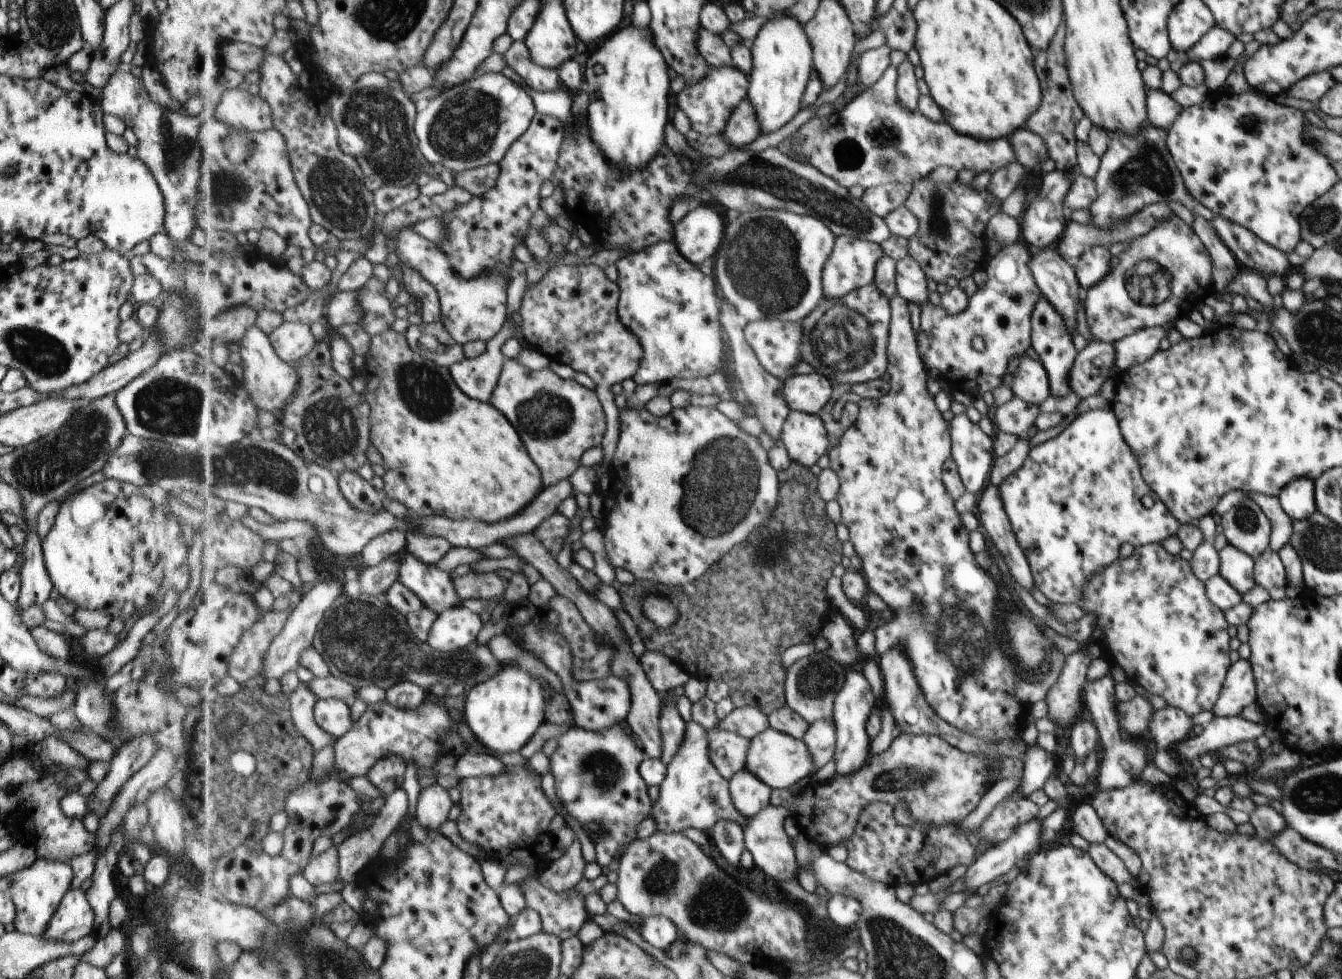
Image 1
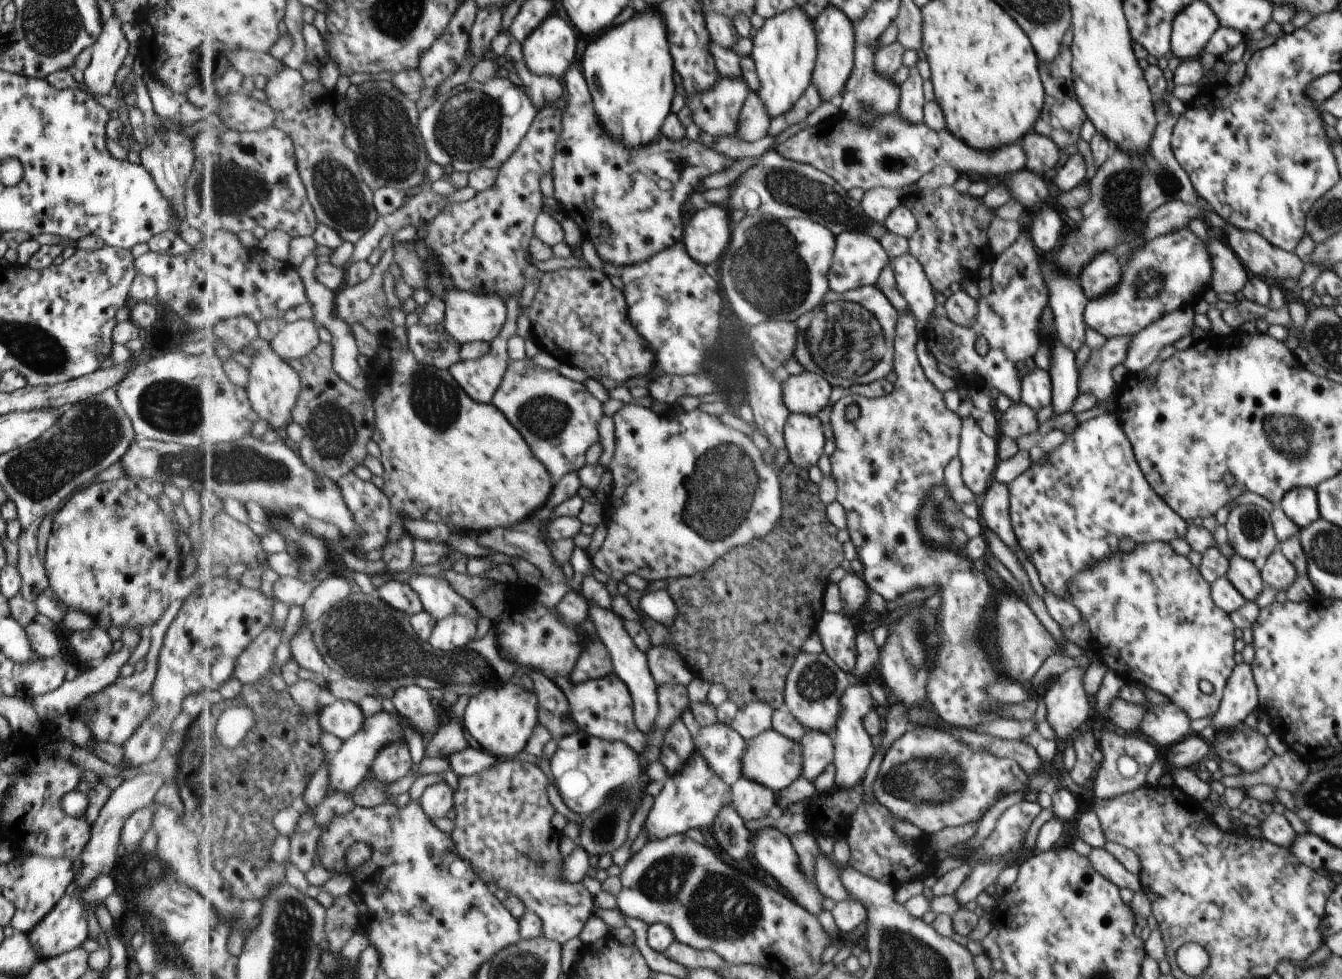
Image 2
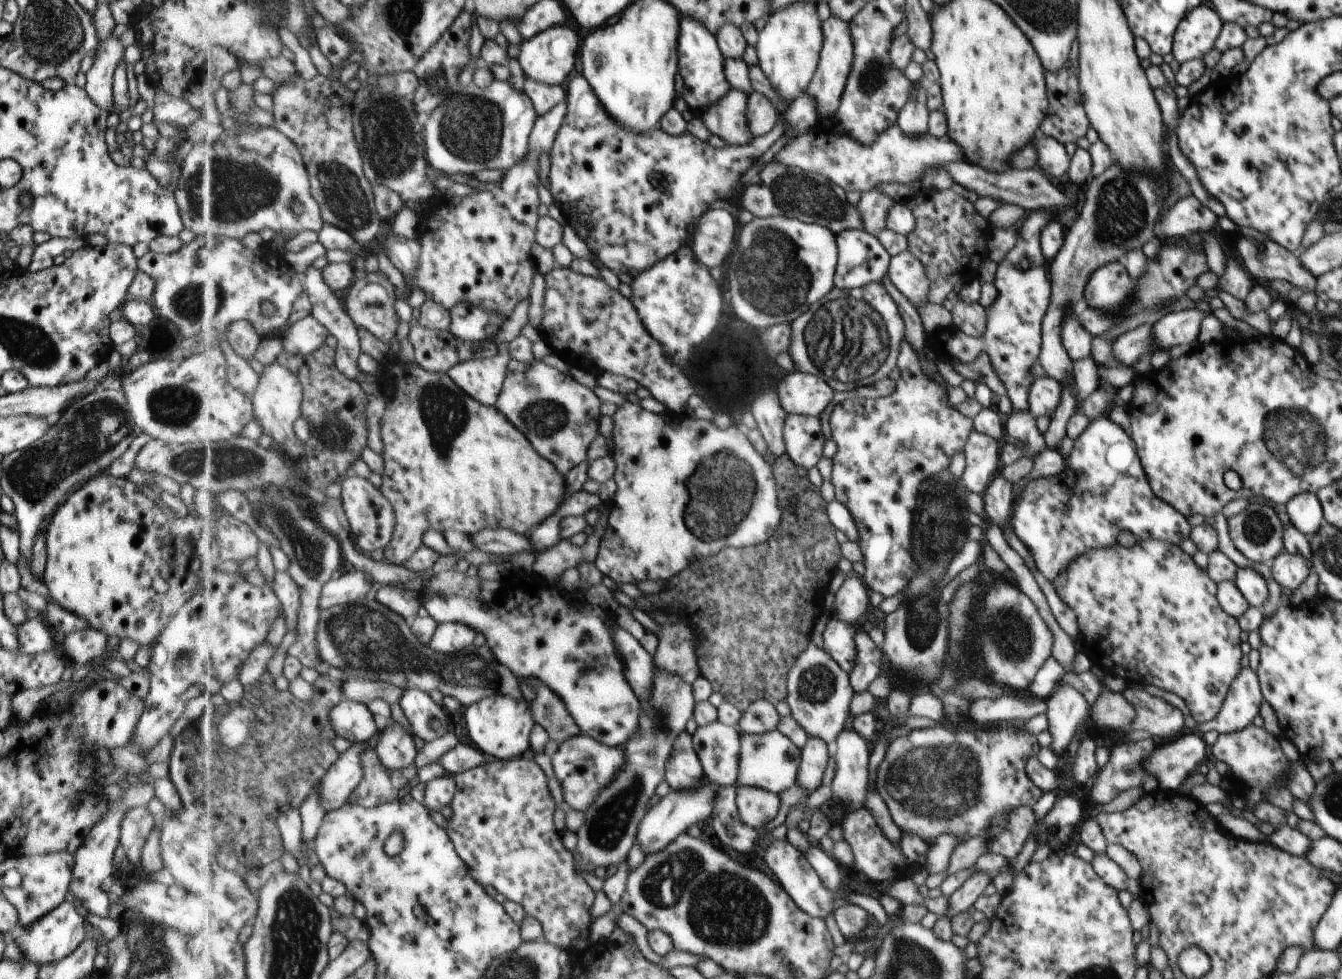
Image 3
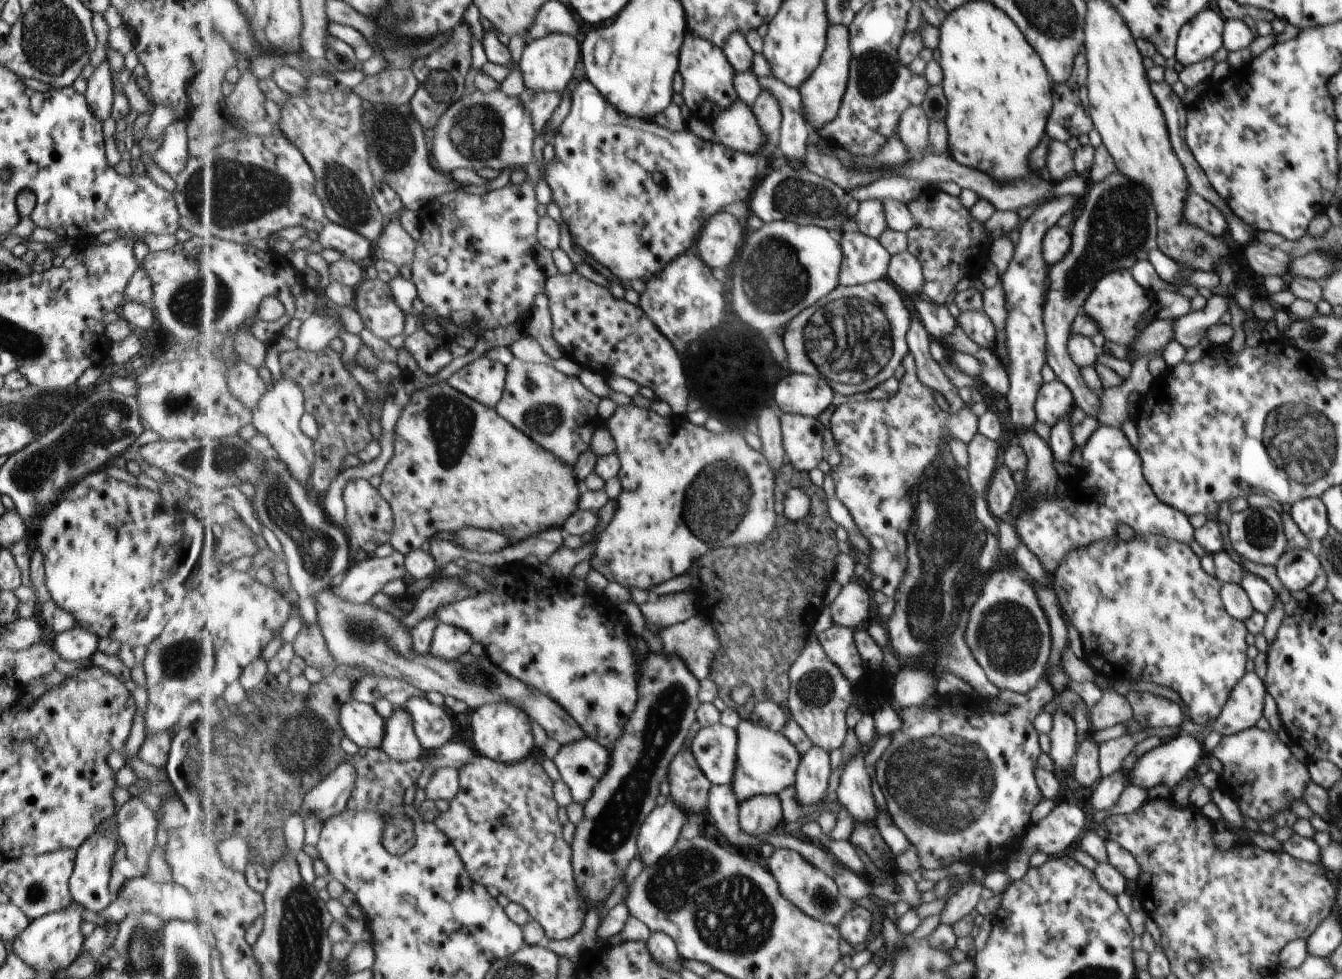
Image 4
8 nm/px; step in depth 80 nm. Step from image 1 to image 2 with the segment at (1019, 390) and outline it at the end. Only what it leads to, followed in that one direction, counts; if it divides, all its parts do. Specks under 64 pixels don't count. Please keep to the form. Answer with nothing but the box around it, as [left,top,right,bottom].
[1020,368,1053,412]

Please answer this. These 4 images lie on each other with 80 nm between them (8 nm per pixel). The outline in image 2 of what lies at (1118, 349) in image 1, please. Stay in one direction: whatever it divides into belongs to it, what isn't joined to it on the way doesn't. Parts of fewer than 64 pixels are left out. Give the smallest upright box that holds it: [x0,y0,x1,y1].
[1122,309,1195,372]

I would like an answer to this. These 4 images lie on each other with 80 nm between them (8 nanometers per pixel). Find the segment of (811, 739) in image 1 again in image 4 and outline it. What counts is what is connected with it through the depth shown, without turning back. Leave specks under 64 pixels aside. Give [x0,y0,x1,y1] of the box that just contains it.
[796,745,831,804]

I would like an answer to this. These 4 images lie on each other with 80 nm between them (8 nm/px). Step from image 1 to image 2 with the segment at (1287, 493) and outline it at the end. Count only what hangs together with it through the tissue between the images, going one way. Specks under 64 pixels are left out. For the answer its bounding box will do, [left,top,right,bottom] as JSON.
[1278,487,1318,529]

